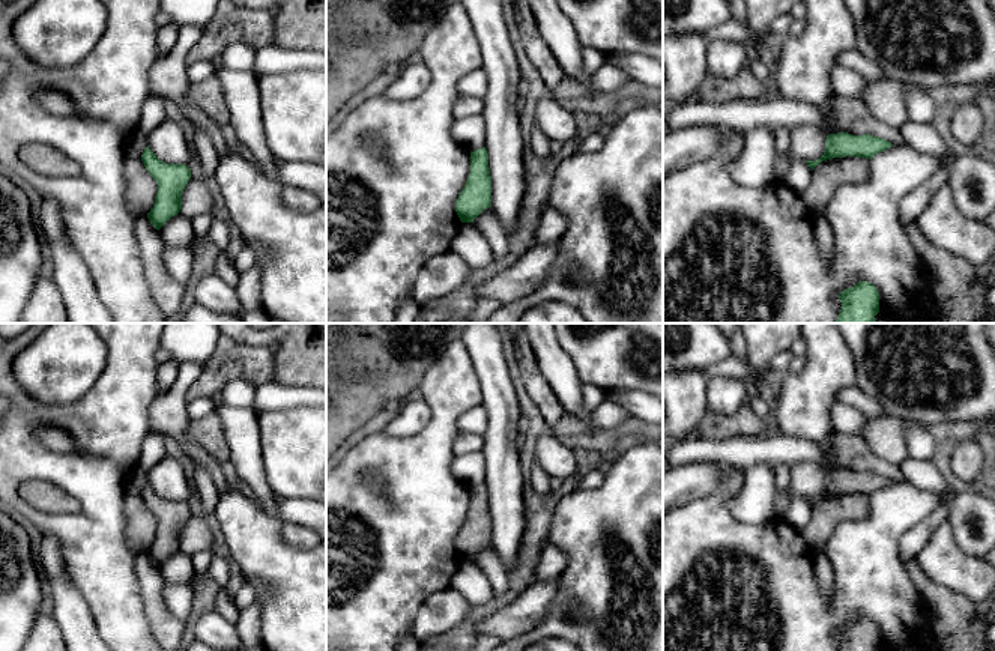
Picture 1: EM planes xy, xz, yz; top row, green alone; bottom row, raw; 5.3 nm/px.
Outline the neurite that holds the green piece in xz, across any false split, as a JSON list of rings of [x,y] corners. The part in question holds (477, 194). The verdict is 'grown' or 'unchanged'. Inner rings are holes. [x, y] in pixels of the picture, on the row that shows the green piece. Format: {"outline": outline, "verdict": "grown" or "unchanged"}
{"outline": [[[482,147],[470,152],[470,173],[455,201],[455,212],[461,223],[473,223],[473,220],[490,206],[491,177],[488,153],[485,147]]], "verdict": "unchanged"}

